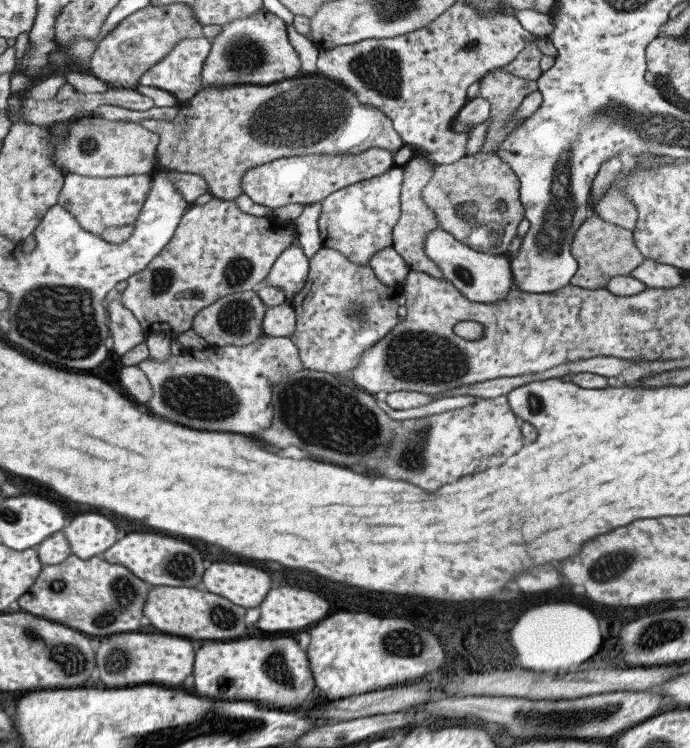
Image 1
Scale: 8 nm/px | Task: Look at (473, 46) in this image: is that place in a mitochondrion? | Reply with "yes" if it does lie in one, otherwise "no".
yes

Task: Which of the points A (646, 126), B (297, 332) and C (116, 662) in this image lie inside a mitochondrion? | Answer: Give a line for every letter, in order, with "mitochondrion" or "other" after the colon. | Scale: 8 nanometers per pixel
A: mitochondrion
B: other
C: mitochondrion

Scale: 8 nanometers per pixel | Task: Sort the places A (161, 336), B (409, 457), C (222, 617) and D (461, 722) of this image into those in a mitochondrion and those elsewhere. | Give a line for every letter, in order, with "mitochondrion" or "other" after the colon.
A: other
B: mitochondrion
C: mitochondrion
D: other

